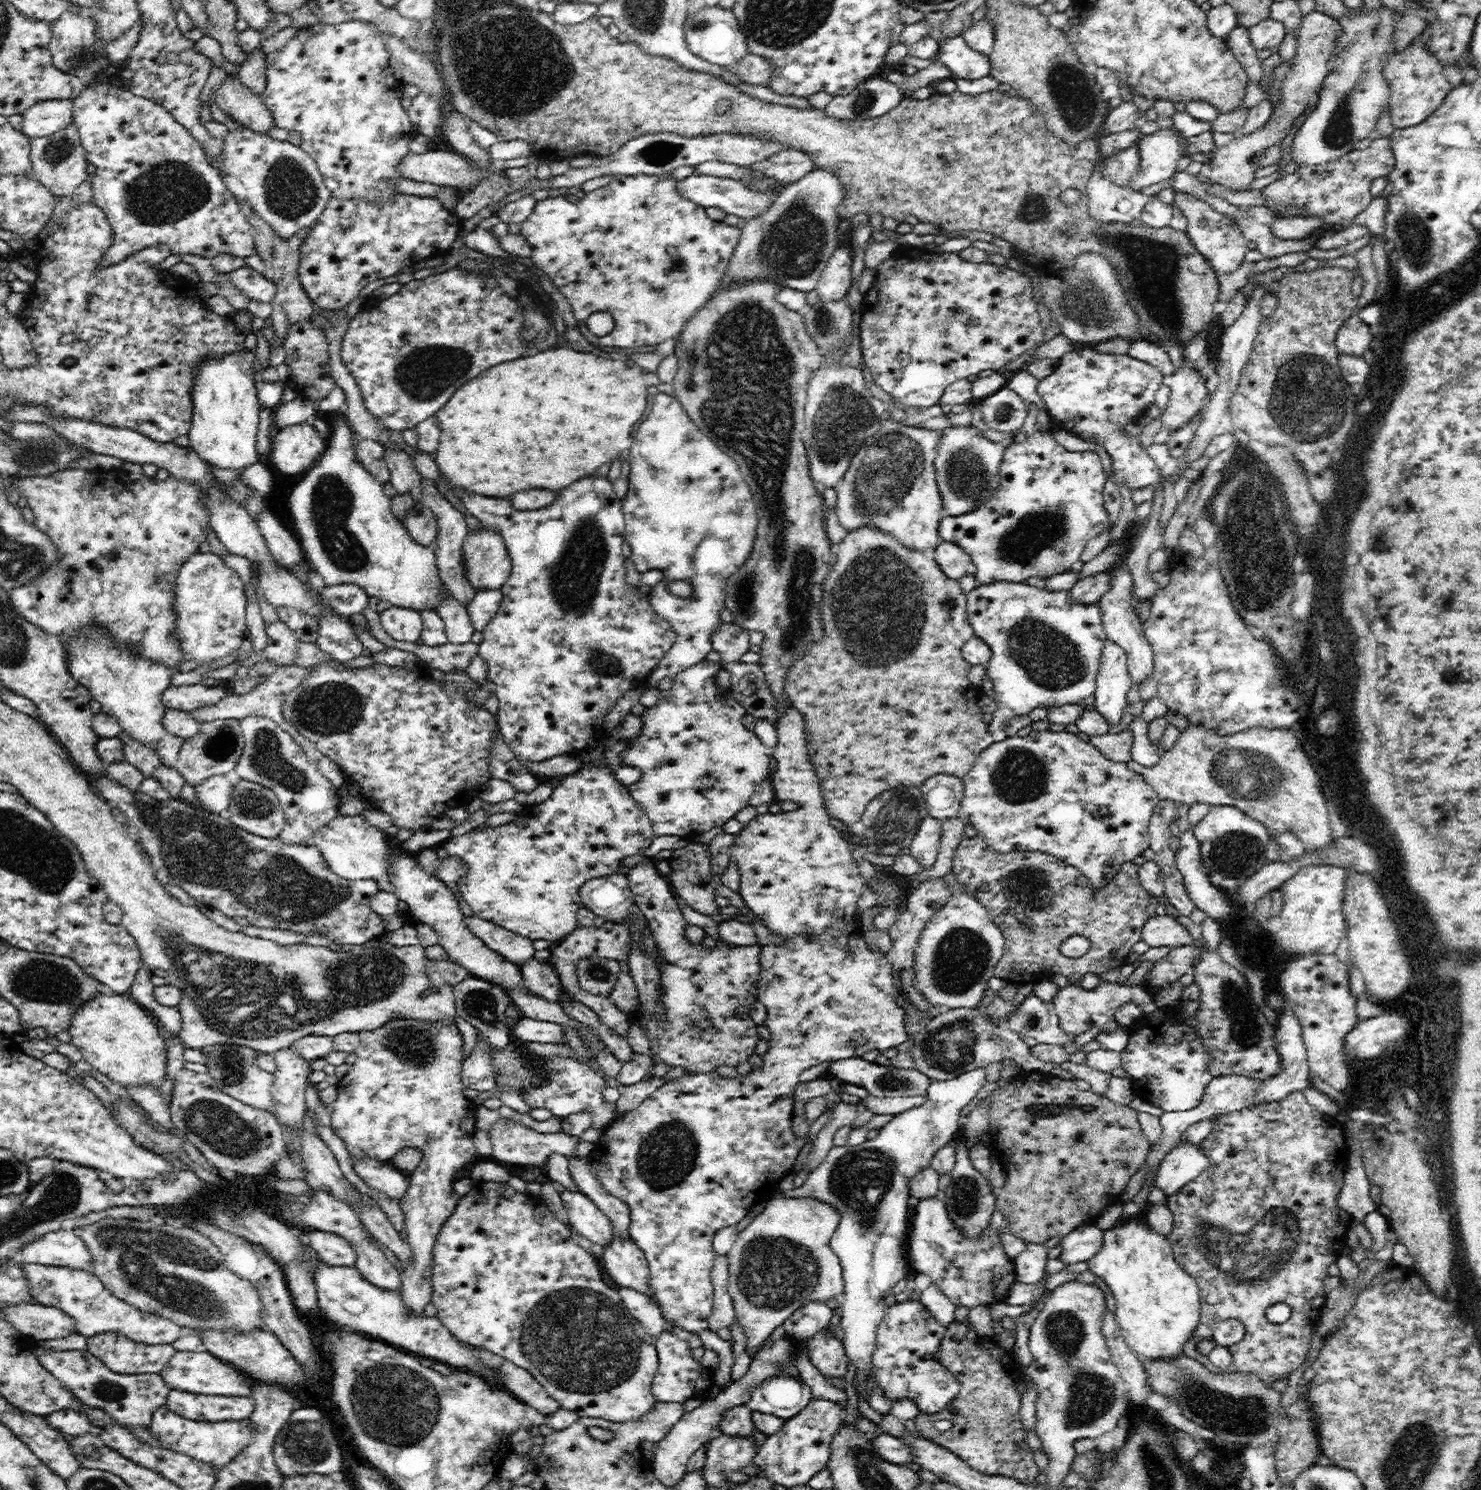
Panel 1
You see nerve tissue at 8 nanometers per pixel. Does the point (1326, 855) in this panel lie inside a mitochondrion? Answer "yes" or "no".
no

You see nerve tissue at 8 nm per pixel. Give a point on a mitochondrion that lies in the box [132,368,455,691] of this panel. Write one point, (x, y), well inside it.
(343, 546)

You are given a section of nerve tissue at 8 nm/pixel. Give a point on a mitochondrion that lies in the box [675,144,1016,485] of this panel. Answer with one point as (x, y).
(791, 248)

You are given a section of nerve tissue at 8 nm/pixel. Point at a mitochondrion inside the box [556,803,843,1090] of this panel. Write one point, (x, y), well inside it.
(597, 971)

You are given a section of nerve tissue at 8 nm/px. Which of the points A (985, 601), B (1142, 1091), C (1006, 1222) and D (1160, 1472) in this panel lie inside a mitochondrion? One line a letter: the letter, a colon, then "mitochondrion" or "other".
A: other
B: other
C: other
D: mitochondrion

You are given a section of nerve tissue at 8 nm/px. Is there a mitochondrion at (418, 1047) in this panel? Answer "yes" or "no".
yes

